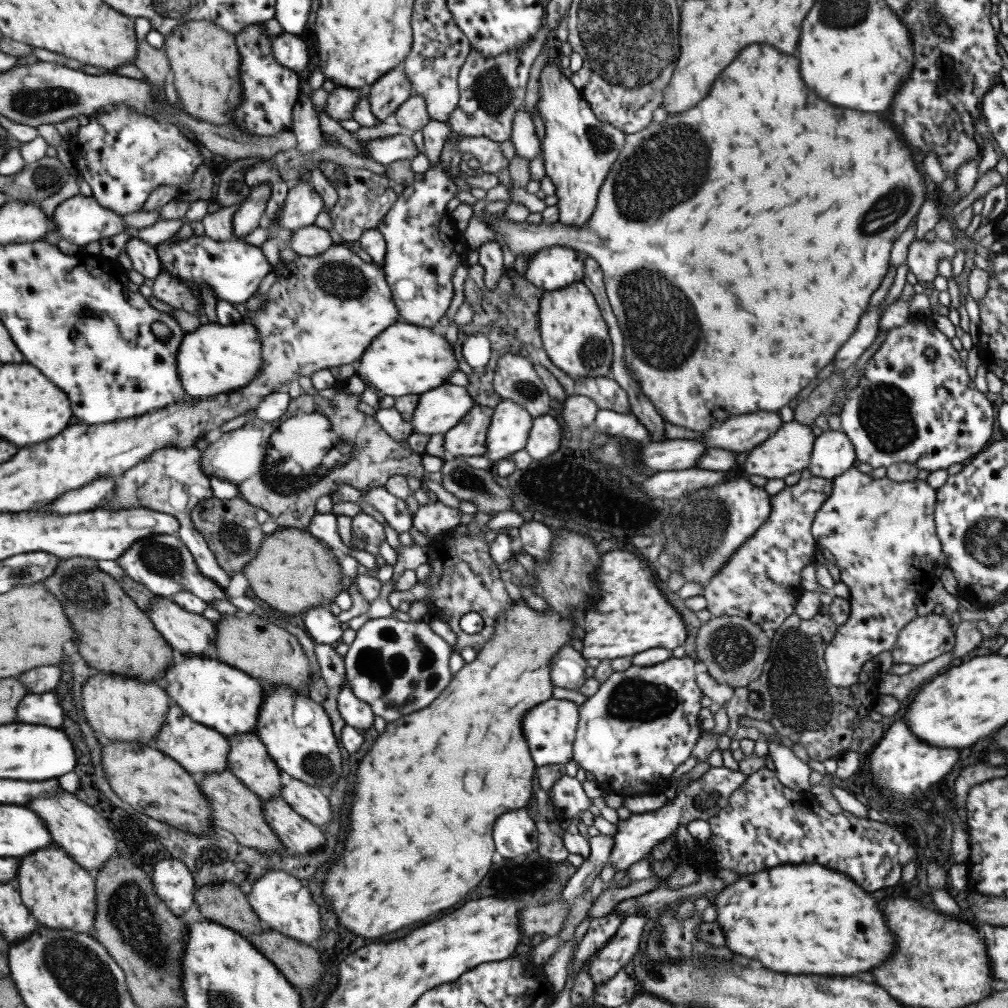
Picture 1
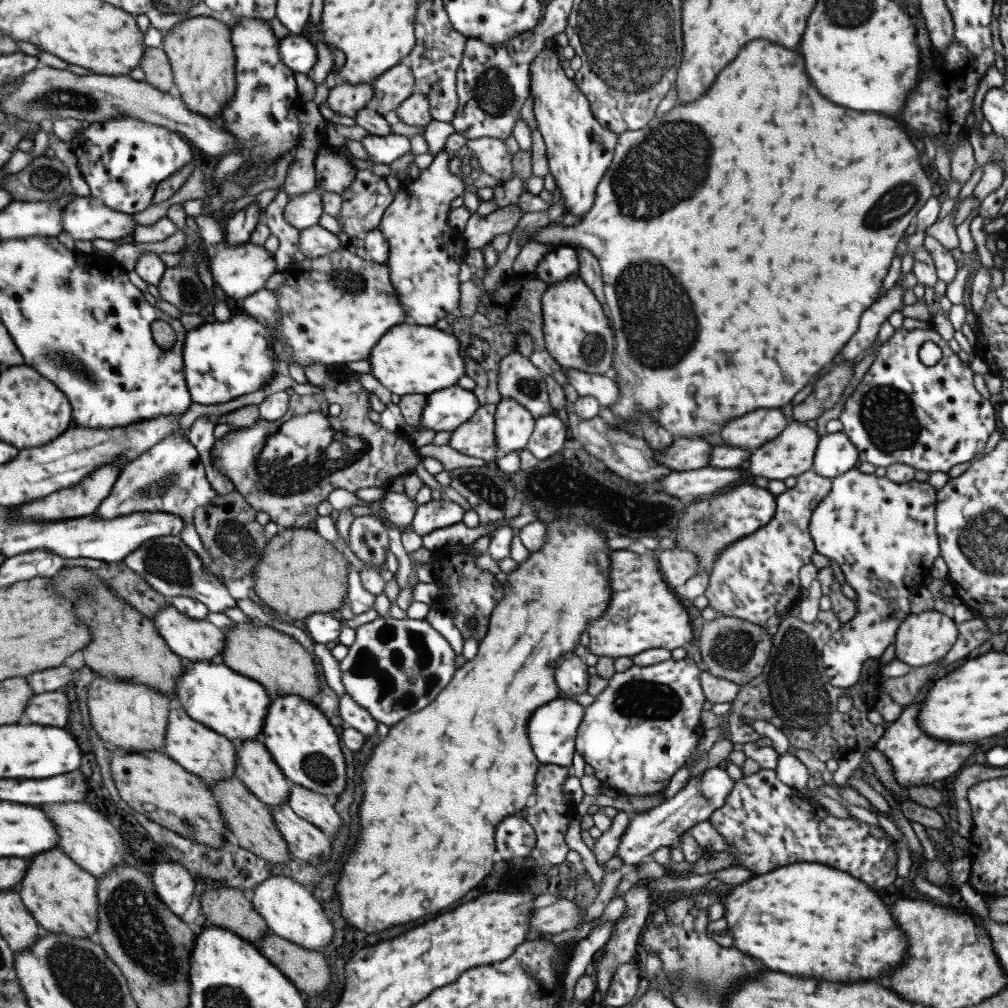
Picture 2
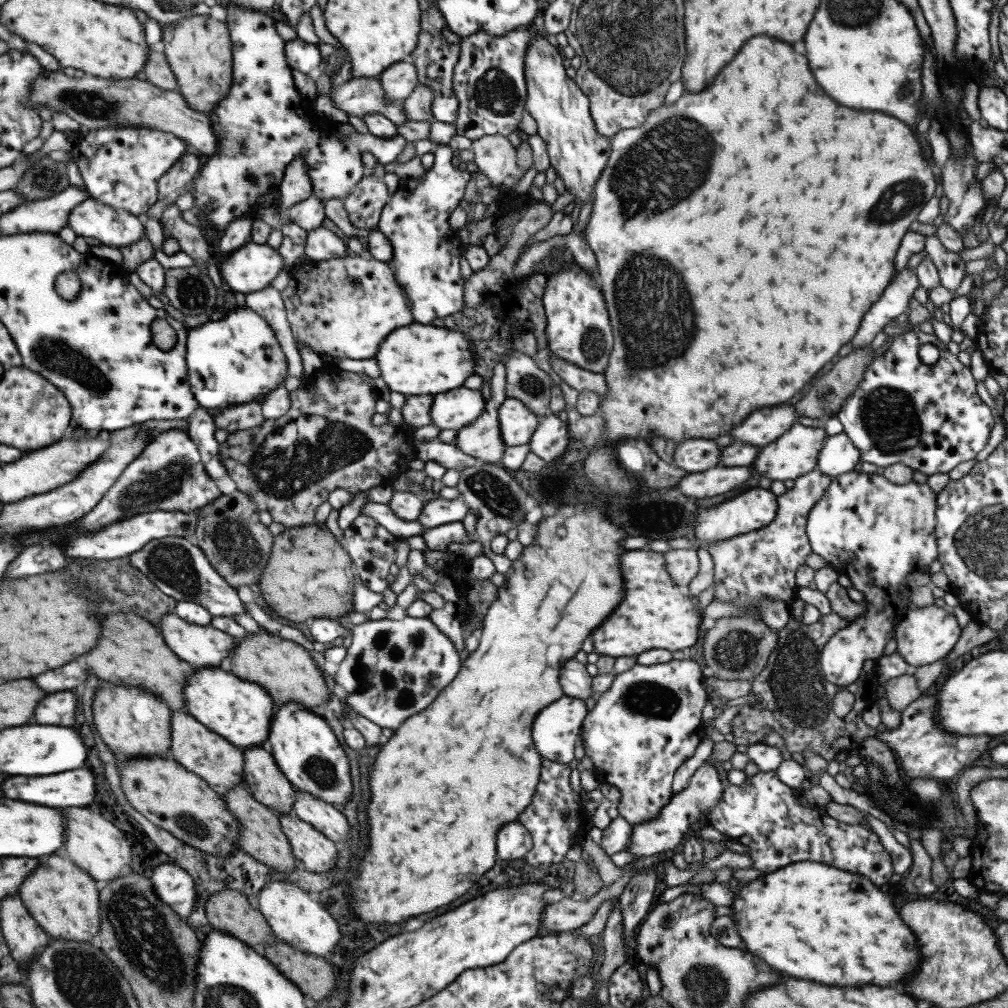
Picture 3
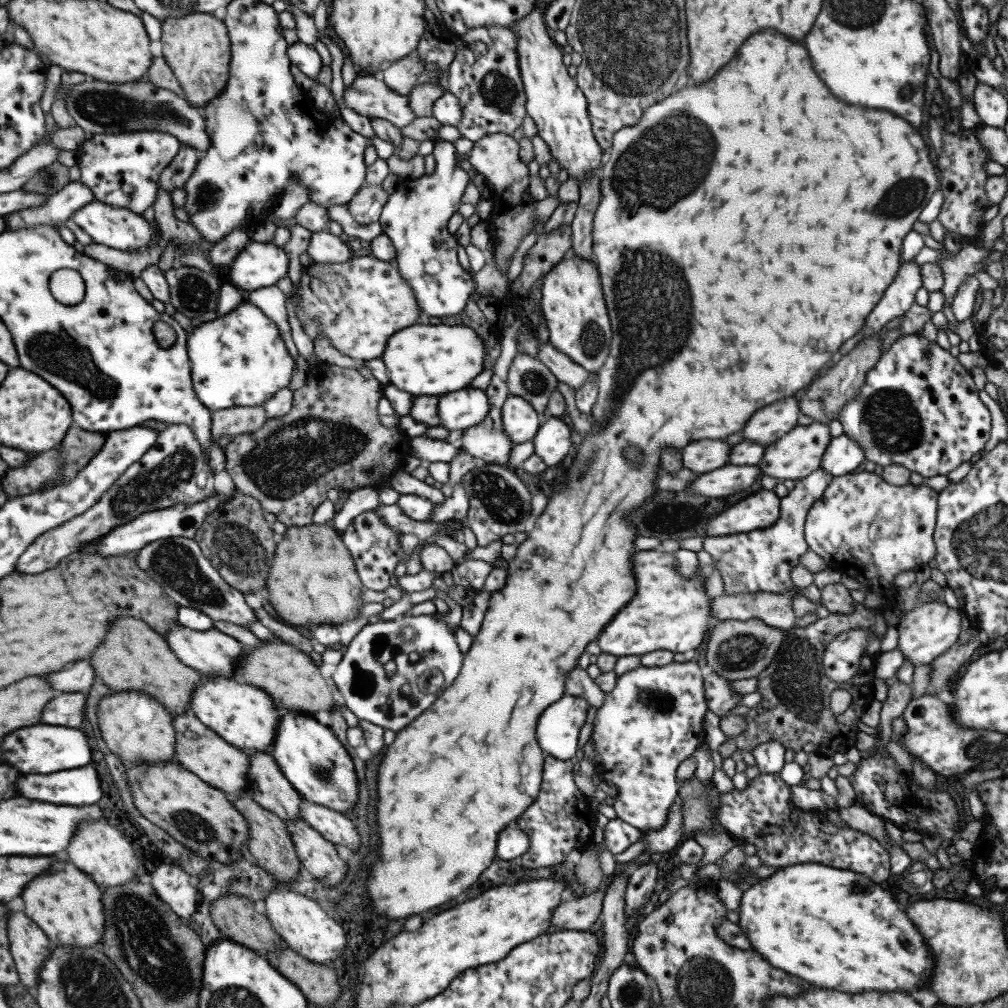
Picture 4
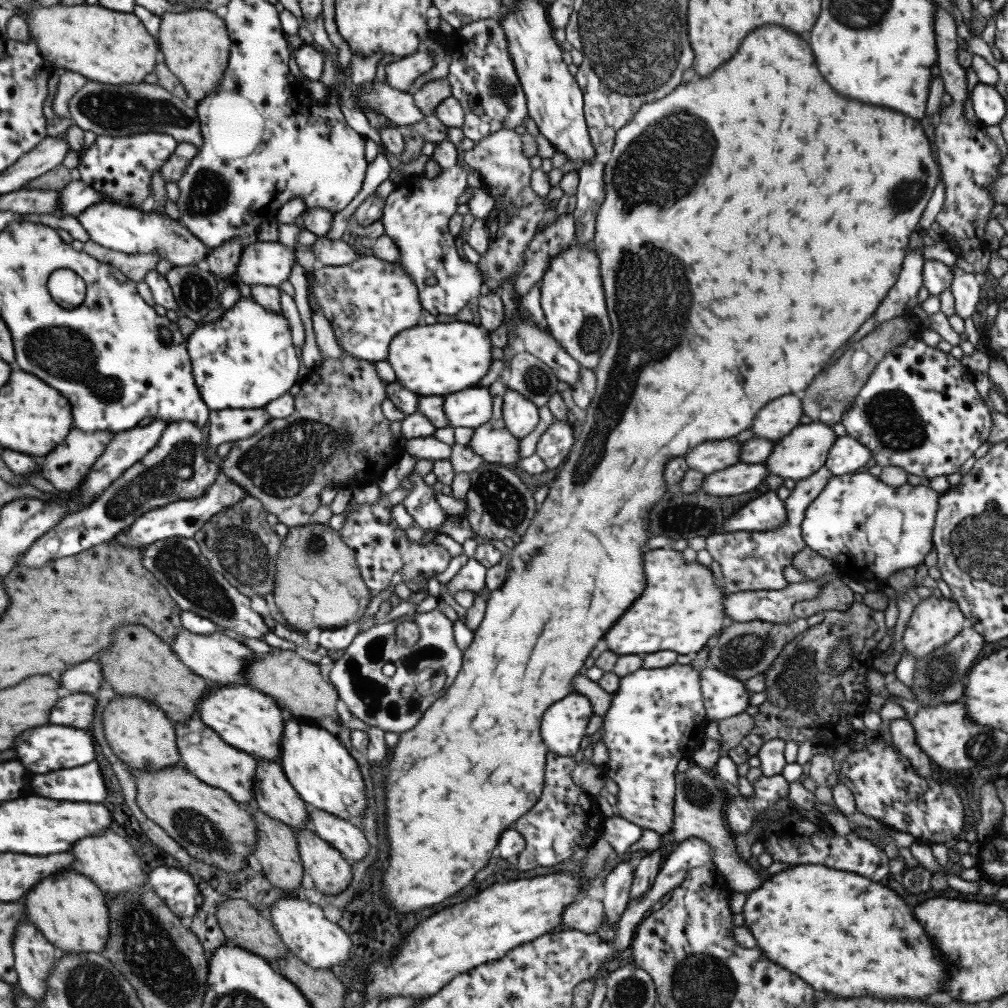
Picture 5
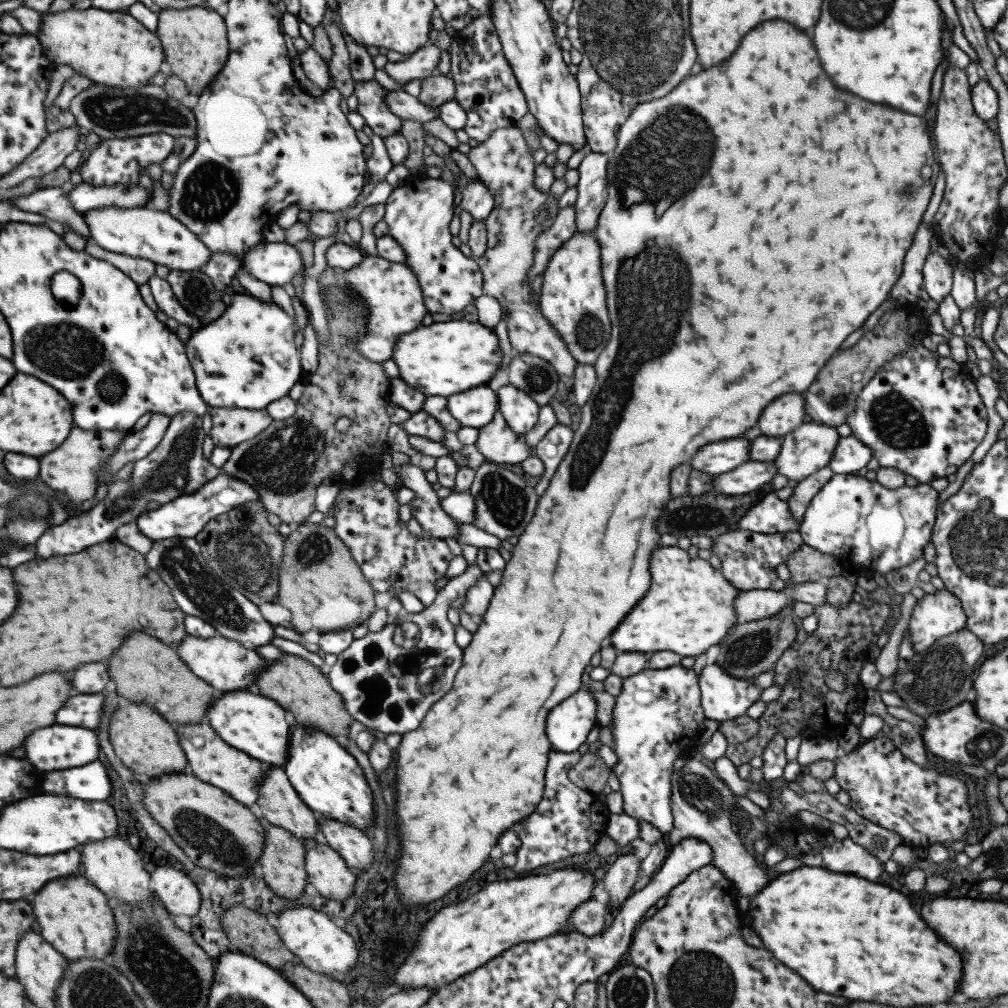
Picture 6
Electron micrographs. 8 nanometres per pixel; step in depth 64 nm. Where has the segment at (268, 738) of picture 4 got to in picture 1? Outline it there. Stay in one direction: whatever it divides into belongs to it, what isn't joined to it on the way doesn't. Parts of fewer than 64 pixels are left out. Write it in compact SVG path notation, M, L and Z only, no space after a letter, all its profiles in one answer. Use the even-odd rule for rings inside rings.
M177 654L161 682L172 703L194 722L212 728L225 737L255 732L264 684L228 663L201 654Z

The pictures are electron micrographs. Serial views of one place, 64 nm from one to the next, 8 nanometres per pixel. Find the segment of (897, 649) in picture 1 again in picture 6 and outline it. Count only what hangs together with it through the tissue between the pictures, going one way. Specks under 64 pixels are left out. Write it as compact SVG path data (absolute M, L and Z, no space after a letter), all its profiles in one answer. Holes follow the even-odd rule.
M948 589L926 593L917 600L909 620L909 633L915 652L932 646L938 638L964 628L967 616L960 599Z

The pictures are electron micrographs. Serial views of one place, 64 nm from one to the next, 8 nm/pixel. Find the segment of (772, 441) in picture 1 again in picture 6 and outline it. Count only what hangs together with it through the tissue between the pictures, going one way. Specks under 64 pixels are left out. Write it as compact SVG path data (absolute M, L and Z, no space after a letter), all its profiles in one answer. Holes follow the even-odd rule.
M815 421L804 422L798 428L782 436L780 452L772 462L776 465L778 474L784 475L788 480L800 483L815 474L817 470L829 466L840 437L836 427Z

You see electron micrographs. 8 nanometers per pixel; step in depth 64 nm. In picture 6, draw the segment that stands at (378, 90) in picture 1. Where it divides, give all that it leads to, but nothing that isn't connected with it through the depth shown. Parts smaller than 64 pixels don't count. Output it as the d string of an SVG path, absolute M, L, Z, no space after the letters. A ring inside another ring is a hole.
M427 44L402 61L386 63L384 70L401 86L414 78L425 79L437 73L441 49Z

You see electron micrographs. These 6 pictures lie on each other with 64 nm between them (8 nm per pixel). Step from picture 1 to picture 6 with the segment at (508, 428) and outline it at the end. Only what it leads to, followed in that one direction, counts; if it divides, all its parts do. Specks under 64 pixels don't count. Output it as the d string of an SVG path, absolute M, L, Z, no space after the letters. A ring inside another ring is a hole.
M510 383L497 390L498 409L516 434L526 434L537 423L541 407L526 392Z

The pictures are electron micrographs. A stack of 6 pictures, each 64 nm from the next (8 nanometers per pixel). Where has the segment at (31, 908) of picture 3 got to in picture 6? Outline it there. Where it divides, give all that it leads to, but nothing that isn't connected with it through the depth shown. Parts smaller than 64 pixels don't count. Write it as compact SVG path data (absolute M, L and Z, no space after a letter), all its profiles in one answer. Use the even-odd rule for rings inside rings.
M84 876L66 877L60 882L48 882L32 900L34 916L36 917L37 930L48 944L51 944L68 960L79 958L103 959L112 953L115 945L117 930L110 899L93 884L88 884Z

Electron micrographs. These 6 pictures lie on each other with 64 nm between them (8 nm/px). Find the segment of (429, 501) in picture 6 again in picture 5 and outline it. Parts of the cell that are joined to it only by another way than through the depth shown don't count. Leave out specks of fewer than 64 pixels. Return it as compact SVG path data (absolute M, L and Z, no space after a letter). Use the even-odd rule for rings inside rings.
M413 474L412 477L415 485L402 504L406 507L408 514L423 529L436 530L441 524L444 524L444 520L448 517L438 504L438 492L431 486L427 486L419 475Z

